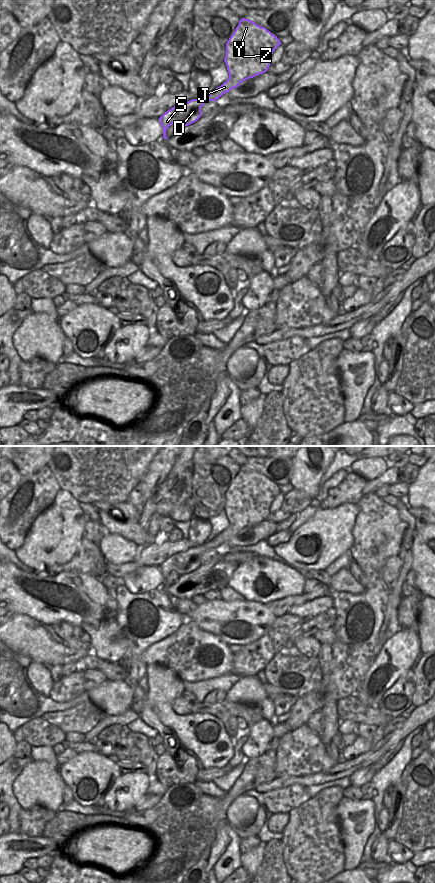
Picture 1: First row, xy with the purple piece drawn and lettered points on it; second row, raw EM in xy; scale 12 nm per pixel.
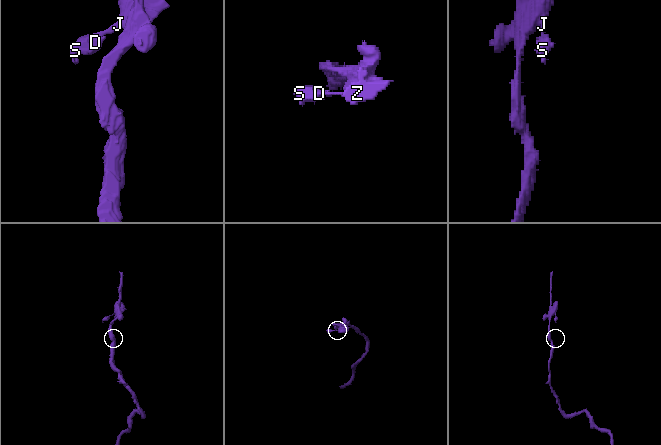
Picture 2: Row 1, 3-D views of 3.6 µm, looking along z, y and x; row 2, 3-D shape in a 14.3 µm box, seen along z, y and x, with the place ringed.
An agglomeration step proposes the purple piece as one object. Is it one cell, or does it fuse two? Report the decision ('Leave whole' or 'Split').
Leave whole

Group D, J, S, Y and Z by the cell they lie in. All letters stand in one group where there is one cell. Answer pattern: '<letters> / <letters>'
D J S Y Z

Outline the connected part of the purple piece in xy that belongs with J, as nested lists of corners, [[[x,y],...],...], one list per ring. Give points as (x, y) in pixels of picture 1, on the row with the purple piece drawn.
[[[240,19],[238,26],[226,43],[226,56],[224,62],[227,66],[229,78],[210,94],[197,99],[192,99],[181,105],[176,105],[165,112],[159,118],[160,124],[163,128],[163,138],[168,139],[166,137],[166,130],[173,123],[177,124],[179,128],[181,128],[196,122],[202,116],[201,108],[206,102],[216,101],[223,94],[238,87],[241,82],[265,73],[270,66],[271,56],[279,45],[281,45],[281,42],[277,36],[272,34],[265,27],[261,27],[249,19]]]

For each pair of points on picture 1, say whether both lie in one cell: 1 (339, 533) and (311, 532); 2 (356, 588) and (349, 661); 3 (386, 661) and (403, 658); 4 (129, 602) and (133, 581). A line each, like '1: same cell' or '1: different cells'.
1: same cell
2: different cells
3: same cell
4: different cells

